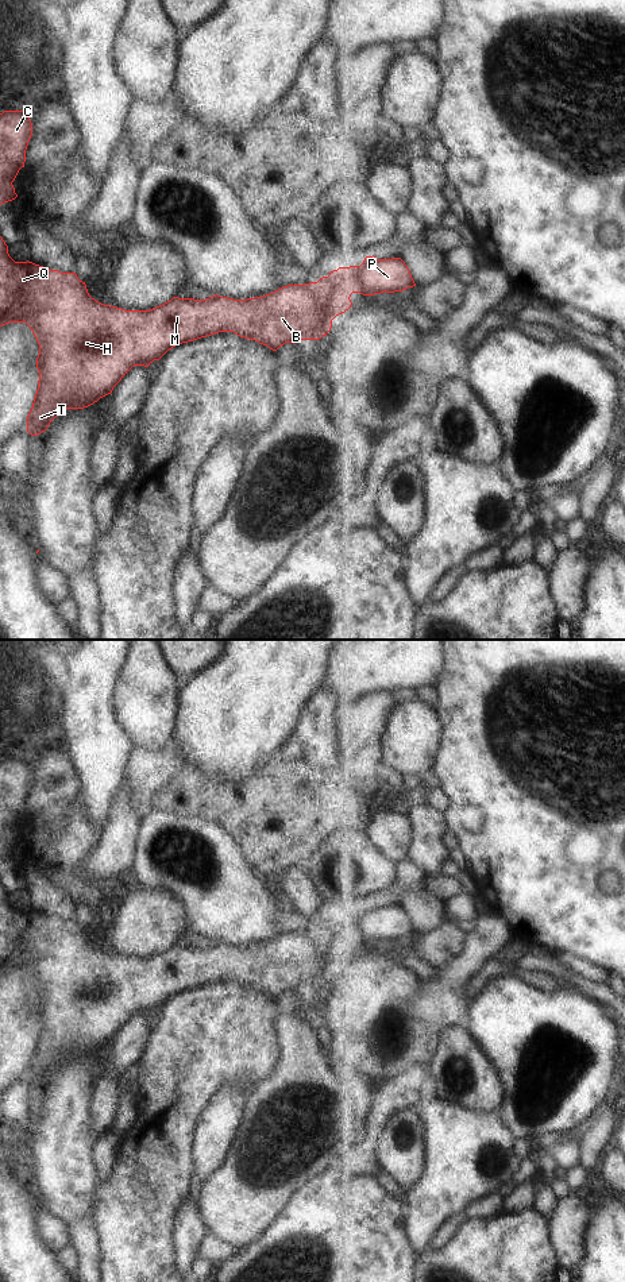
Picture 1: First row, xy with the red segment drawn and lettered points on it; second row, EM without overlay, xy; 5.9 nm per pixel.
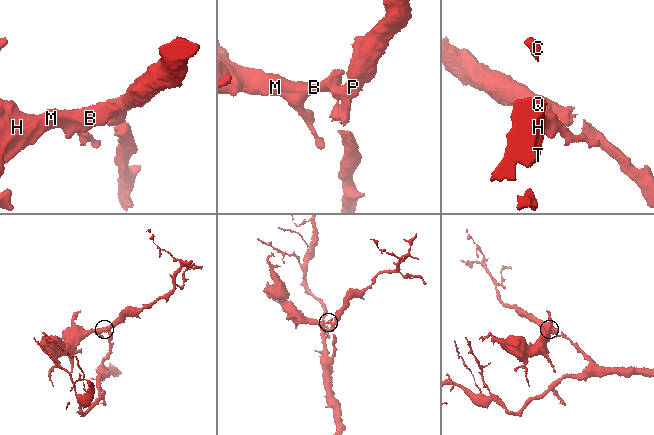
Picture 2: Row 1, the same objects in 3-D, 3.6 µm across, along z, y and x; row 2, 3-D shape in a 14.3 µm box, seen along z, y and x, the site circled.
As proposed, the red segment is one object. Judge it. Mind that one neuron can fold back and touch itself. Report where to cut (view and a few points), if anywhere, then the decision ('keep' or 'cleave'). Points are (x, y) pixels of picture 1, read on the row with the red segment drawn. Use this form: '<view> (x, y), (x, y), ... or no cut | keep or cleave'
xy (328, 275), (336, 290), (348, 300) | cleave

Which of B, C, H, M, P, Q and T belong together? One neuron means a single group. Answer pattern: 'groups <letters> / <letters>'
groups B C H M Q T / P

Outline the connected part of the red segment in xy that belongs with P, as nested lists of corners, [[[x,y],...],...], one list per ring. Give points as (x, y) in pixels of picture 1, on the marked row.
[[[374,255],[366,256],[360,266],[339,267],[328,277],[344,300],[350,300],[352,293],[374,296],[416,286],[410,270],[401,258],[379,260]]]

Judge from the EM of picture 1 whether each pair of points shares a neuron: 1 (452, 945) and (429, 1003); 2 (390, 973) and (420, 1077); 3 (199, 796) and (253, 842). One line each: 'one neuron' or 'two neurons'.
1: two neurons
2: two neurons
3: one neuron

